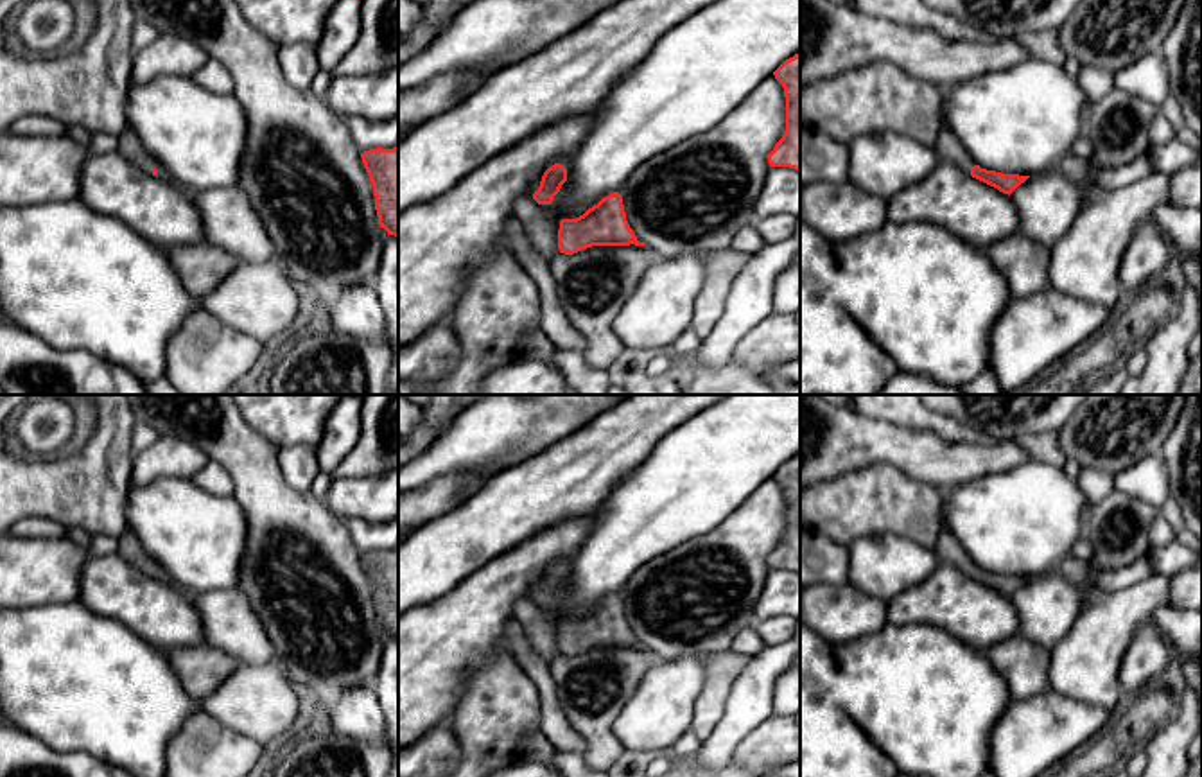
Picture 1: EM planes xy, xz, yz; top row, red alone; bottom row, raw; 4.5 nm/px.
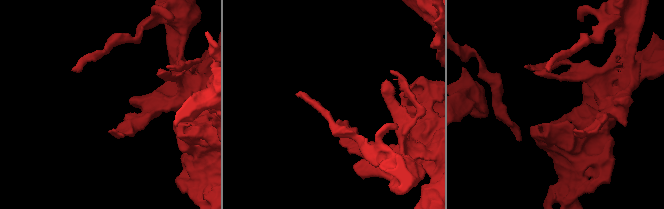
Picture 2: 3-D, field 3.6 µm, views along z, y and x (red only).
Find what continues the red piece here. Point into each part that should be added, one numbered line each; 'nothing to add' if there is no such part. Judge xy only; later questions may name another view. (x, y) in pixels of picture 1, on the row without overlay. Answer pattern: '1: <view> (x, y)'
1: xy (128, 546)

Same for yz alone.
1: yz (948, 550)

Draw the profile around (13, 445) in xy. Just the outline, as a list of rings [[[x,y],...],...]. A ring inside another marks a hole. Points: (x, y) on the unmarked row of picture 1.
[[[14,416],[7,418],[7,422],[5,422],[4,445],[5,445],[5,450],[9,454],[13,454],[14,458],[18,458],[18,459],[27,459],[29,458],[22,441],[16,436],[16,418]]]

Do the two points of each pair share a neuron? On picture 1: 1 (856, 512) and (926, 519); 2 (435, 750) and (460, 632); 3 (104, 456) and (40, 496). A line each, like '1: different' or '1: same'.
1: same
2: different
3: same

